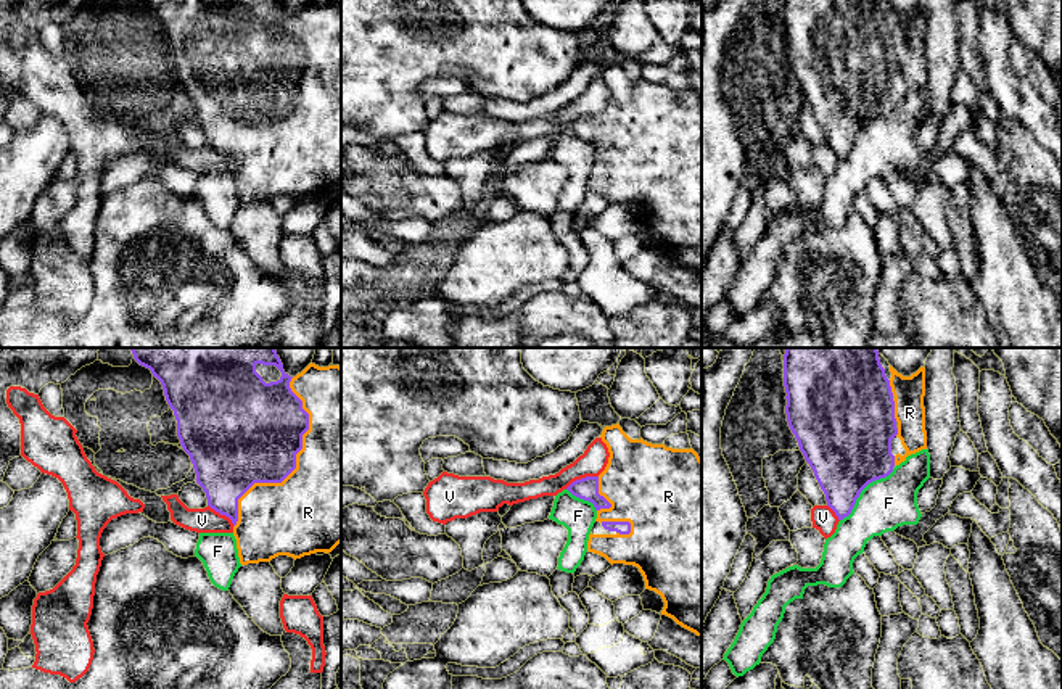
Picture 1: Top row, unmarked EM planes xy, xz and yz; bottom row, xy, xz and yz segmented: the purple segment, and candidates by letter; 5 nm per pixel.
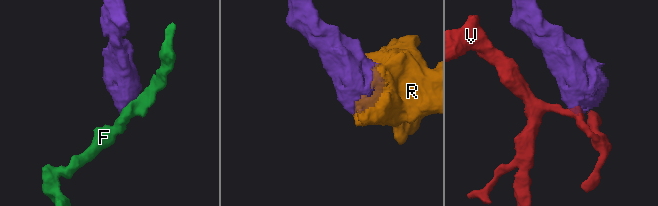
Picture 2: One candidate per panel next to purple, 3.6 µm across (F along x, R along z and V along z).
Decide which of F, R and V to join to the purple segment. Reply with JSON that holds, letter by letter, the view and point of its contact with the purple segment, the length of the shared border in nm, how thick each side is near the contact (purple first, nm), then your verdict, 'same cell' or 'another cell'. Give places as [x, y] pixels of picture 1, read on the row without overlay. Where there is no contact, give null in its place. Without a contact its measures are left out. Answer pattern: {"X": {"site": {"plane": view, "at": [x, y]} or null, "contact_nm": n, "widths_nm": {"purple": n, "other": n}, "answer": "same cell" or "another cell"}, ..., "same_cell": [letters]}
{"F": {"site": {"plane": "yz", "at": [861, 129]}, "contact_nm": 380, "widths_nm": {"purple": 440, "other": 260}, "answer": "another cell"}, "R": {"site": {"plane": "xy", "at": [295, 103]}, "contact_nm": 800, "widths_nm": {"purple": 460, "other": 480}, "answer": "same cell"}, "V": {"site": {"plane": "xz", "at": [581, 118]}, "contact_nm": 180, "widths_nm": {"purple": 110, "other": 140}, "answer": "another cell"}, "same_cell": ["R"]}

